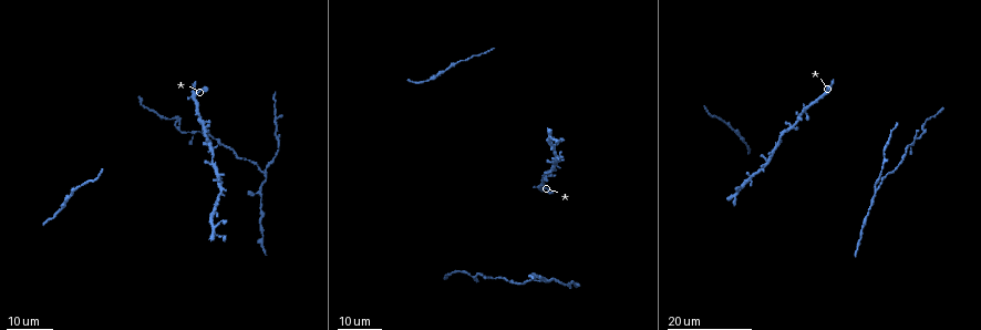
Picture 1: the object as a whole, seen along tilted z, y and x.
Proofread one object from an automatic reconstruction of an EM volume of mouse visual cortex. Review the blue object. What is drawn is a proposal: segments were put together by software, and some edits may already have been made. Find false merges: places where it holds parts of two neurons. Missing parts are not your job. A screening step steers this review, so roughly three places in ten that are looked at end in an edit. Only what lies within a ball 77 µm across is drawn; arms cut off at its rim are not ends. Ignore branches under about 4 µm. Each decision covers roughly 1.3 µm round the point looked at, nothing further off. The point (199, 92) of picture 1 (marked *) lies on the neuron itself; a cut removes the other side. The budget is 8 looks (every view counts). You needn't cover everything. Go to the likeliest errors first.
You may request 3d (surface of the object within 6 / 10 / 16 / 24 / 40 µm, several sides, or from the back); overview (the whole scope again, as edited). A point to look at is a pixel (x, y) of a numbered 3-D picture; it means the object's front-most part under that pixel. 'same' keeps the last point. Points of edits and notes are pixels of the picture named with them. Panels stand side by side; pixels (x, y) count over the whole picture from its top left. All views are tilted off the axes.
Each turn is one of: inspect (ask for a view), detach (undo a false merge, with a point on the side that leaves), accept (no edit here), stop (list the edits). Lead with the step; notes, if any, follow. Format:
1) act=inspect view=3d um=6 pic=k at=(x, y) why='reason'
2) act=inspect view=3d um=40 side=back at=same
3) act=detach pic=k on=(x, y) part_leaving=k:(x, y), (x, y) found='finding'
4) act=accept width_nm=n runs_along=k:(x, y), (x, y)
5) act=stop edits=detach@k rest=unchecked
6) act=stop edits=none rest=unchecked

act=inspect view=3d um=16 pic=1 at=(182, 131) why='thick turns thin'

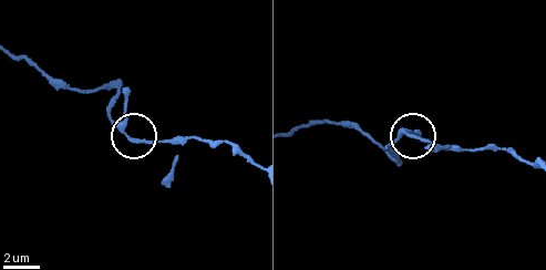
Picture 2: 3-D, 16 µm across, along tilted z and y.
act=inspect view=3d um=6 pic=2 at=(410, 133) why='closer look'

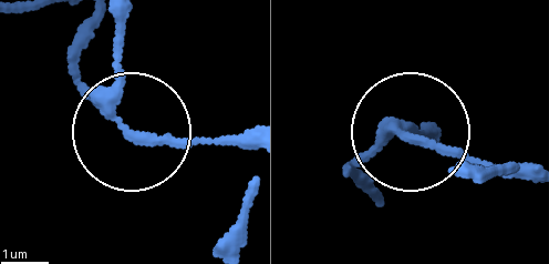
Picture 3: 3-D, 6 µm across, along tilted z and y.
act=accept arms=3 runs_along=3:(249, 131), (115, 127), (72, 62) found='continuous, no second neuron'

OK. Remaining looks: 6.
act=inspect view=3d um=16 pic=1 at=(877, 190) why='arms part here'

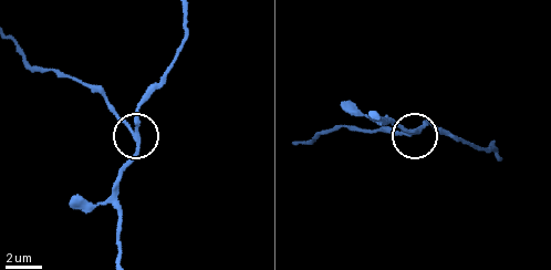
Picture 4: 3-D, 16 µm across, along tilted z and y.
act=inspect view=3d um=6 pic=4 at=(135, 133) why='closer look'

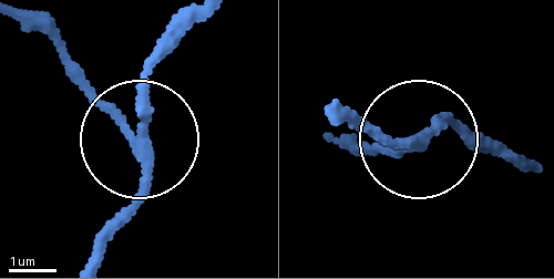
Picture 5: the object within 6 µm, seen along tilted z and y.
act=accept side_arm_um=19 runs_along=5:(188, 22), (146, 89), (144, 193), (114, 239) found='one neuron here'

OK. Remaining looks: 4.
act=inspect view=3d um=24 pic=1 at=(194, 95) why='four arms meet'

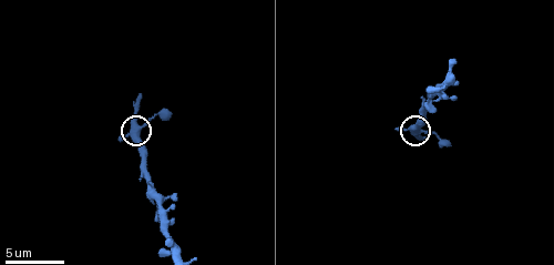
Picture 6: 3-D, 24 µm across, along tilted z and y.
act=inspect view=3d um=6 pic=6 at=(134, 129) why='closer look'

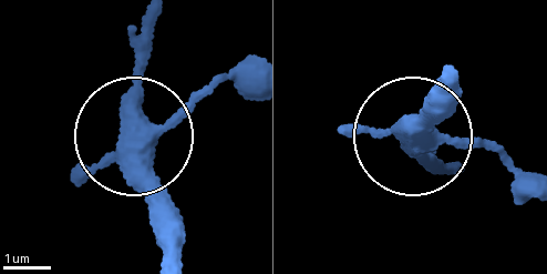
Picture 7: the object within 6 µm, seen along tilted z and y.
act=inspect view=3d um=6 side=back pic=7 at=(131, 131)

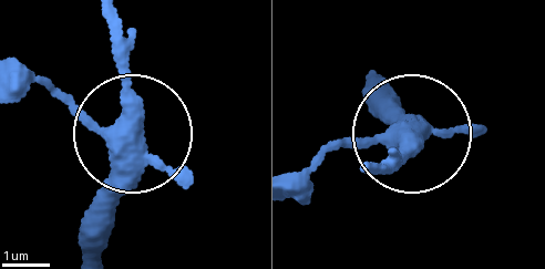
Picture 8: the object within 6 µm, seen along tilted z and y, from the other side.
act=accept arms=4 runs_along=8:(346, 147), (401, 136), (386, 168) found='all the same neuron'

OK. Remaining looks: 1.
act=stop edits=none rest=unchecked

